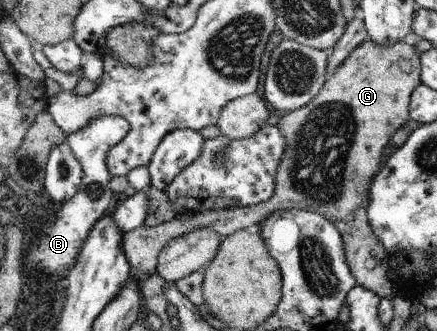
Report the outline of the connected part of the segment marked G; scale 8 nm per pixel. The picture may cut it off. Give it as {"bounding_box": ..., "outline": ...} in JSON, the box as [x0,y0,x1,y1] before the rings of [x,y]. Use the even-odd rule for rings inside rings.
{"bounding_box":[123,40,421,299],"outline":[[[365,40],[358,45],[345,61],[333,71],[327,73],[327,81],[320,93],[307,103],[305,107],[295,111],[280,114],[277,127],[285,136],[285,154],[281,159],[280,167],[275,171],[273,191],[265,201],[245,207],[227,208],[224,210],[201,210],[196,213],[187,213],[185,217],[175,216],[171,221],[158,226],[141,225],[137,229],[131,229],[123,235],[123,253],[129,260],[133,271],[140,278],[157,274],[158,255],[161,250],[175,237],[191,233],[197,227],[211,227],[224,238],[241,229],[257,228],[259,223],[271,215],[273,211],[297,208],[299,210],[311,210],[320,212],[324,217],[336,224],[337,231],[341,234],[344,250],[347,252],[348,263],[352,273],[357,279],[357,285],[367,287],[375,295],[383,299],[394,297],[393,283],[387,277],[389,270],[388,254],[368,219],[369,199],[367,199],[367,187],[373,185],[376,178],[381,157],[385,153],[385,147],[389,145],[391,137],[399,127],[407,123],[409,109],[411,107],[412,94],[421,84],[421,66],[418,64],[419,55],[417,49],[405,41],[395,45],[377,45],[373,41]],[[399,59],[409,59],[415,63],[410,72],[406,72],[399,66]]]}

